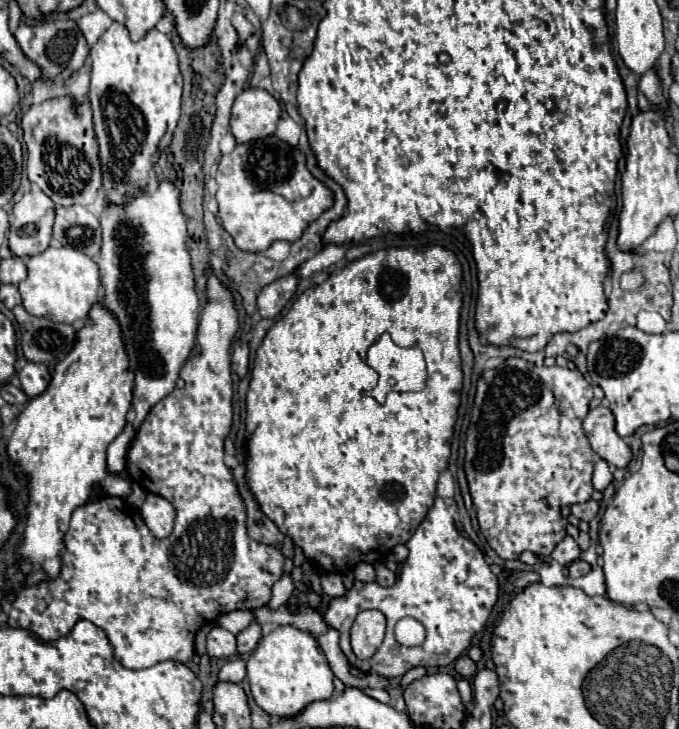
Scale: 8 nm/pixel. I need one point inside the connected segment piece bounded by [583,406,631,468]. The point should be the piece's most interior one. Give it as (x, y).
(599, 425)

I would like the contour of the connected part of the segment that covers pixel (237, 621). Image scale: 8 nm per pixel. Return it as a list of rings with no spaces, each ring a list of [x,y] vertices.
[[[235,610],[235,612],[227,612],[227,614],[219,616],[217,622],[219,622],[221,626],[225,626],[229,632],[239,634],[239,632],[245,630],[251,622],[257,622],[257,620],[255,620],[255,614],[253,614],[251,610]]]

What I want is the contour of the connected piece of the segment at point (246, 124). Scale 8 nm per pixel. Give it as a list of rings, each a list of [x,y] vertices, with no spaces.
[[[247,88],[235,98],[231,112],[231,134],[237,144],[267,138],[275,132],[279,116],[281,106],[269,92]]]

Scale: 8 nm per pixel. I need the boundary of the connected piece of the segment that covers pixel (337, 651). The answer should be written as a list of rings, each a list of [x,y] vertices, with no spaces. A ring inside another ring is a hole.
[[[329,628],[325,634],[319,634],[317,636],[317,642],[319,646],[323,648],[327,660],[329,660],[329,666],[333,670],[333,674],[345,684],[345,686],[355,686],[355,688],[365,688],[365,682],[363,680],[357,680],[353,676],[349,676],[349,672],[345,672],[345,654],[339,646],[339,632],[335,628]]]

